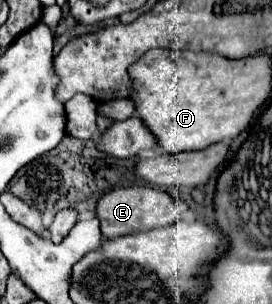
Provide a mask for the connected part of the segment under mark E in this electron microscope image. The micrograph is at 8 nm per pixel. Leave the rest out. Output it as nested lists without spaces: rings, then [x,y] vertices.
[[[137,185],[137,187],[129,187],[129,189],[113,189],[97,201],[97,217],[101,223],[101,235],[105,239],[171,225],[175,219],[181,217],[183,211],[187,211],[185,203],[175,201],[165,191],[145,187],[145,185]]]

